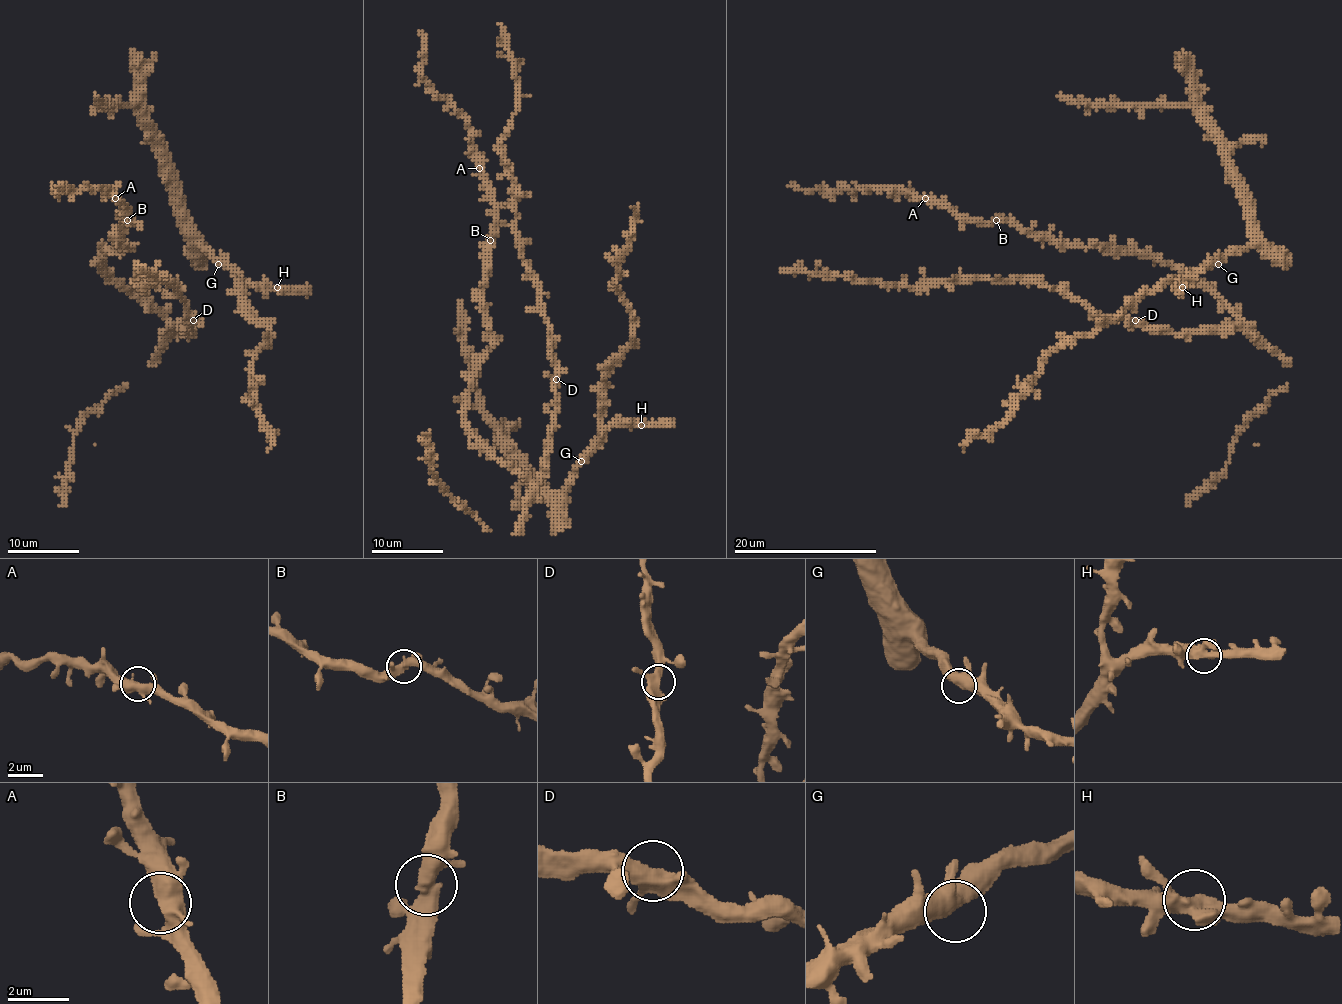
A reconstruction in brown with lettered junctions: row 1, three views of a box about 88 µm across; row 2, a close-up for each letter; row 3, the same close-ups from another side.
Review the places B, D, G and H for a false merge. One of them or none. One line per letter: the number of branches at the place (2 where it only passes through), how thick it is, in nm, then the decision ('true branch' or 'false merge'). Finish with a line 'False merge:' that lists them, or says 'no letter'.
B: 3 | 420 nm | true branch
D: 3 | 420 nm | true branch
G: 3 | 460 nm | true branch
H: 3 | 440 nm | true branch
False merge: no letter

